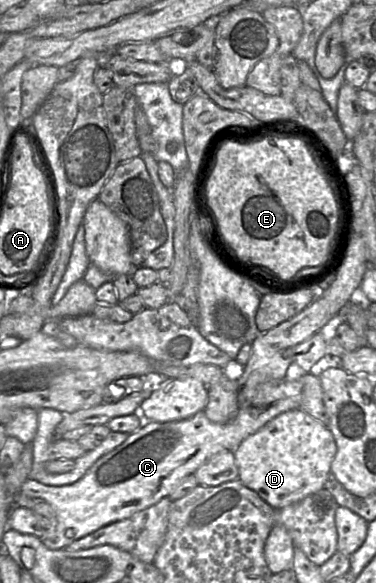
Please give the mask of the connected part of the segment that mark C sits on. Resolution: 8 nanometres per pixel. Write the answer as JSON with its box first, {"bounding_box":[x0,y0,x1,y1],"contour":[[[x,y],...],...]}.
{"bounding_box":[20,367,307,550],"contour":[[[289,367],[287,369],[287,374],[285,379],[283,380],[276,380],[276,381],[268,381],[261,384],[258,384],[255,388],[245,388],[241,389],[238,392],[238,414],[237,416],[230,422],[225,424],[219,424],[214,423],[211,420],[207,418],[204,411],[197,412],[192,417],[183,419],[183,420],[177,420],[177,421],[171,421],[171,422],[154,422],[154,421],[144,421],[142,426],[136,430],[135,432],[129,434],[128,438],[118,447],[113,449],[108,454],[103,455],[100,457],[84,474],[84,476],[79,479],[78,481],[69,484],[69,485],[63,485],[63,486],[48,486],[44,485],[38,481],[27,479],[20,488],[20,492],[24,495],[31,497],[31,498],[42,498],[45,502],[49,503],[52,508],[55,510],[56,513],[56,520],[55,525],[51,527],[51,529],[44,534],[42,537],[40,537],[40,540],[43,542],[43,544],[51,549],[51,550],[59,550],[59,549],[66,549],[72,542],[100,529],[103,526],[106,526],[108,524],[124,520],[133,514],[140,512],[154,504],[156,504],[159,500],[161,500],[164,497],[168,497],[171,492],[176,488],[176,486],[188,475],[194,474],[194,472],[204,463],[206,462],[210,457],[213,455],[219,453],[222,450],[230,450],[234,451],[235,448],[249,435],[255,433],[258,431],[261,427],[263,427],[266,423],[268,423],[270,420],[275,418],[277,415],[287,412],[294,409],[300,409],[301,400],[302,400],[302,384],[297,379],[300,376],[306,374],[307,372],[303,370],[296,370],[296,373],[293,375],[289,374]]]}

